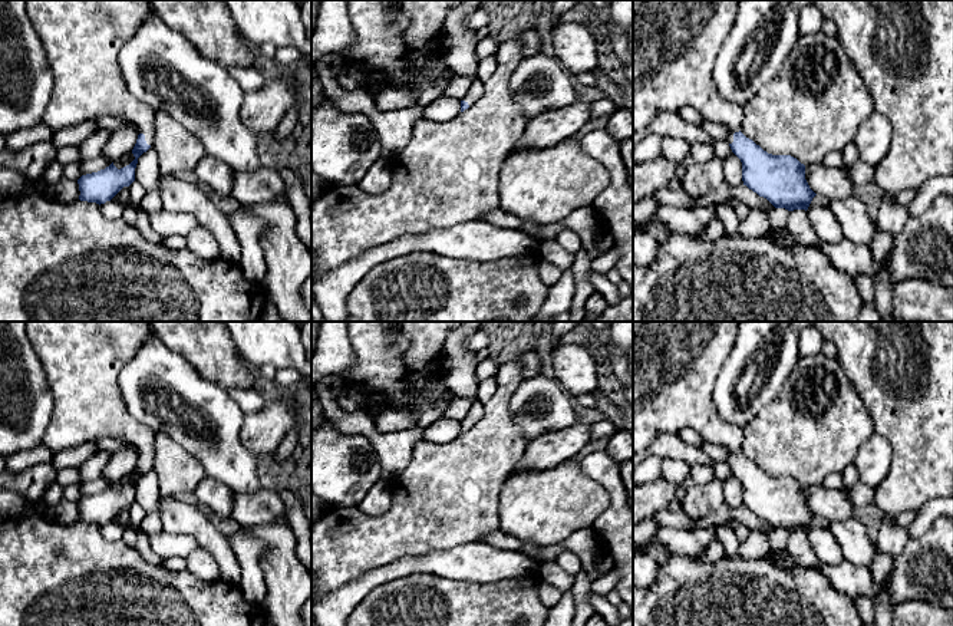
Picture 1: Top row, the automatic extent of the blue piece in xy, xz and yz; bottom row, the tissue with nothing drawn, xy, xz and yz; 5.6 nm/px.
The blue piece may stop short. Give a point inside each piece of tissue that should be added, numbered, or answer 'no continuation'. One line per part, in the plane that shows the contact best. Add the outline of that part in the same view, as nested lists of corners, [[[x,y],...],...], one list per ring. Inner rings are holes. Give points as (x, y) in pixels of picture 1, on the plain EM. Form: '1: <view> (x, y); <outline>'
1: yz (675, 363); [[[633,322],[633,455],[660,434],[690,428],[706,442],[729,451],[728,465],[741,452],[743,428],[723,421],[712,399],[716,376],[728,359],[739,322]]]

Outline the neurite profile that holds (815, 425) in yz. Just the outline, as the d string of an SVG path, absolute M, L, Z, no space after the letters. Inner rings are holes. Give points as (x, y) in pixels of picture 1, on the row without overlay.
M822 352L799 358L778 395L743 426L741 454L772 477L791 477L804 487L822 485L832 472L853 464L861 445L874 434L874 422L837 358Z

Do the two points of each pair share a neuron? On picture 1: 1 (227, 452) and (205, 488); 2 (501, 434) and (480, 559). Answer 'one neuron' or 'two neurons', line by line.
1: two neurons
2: two neurons

